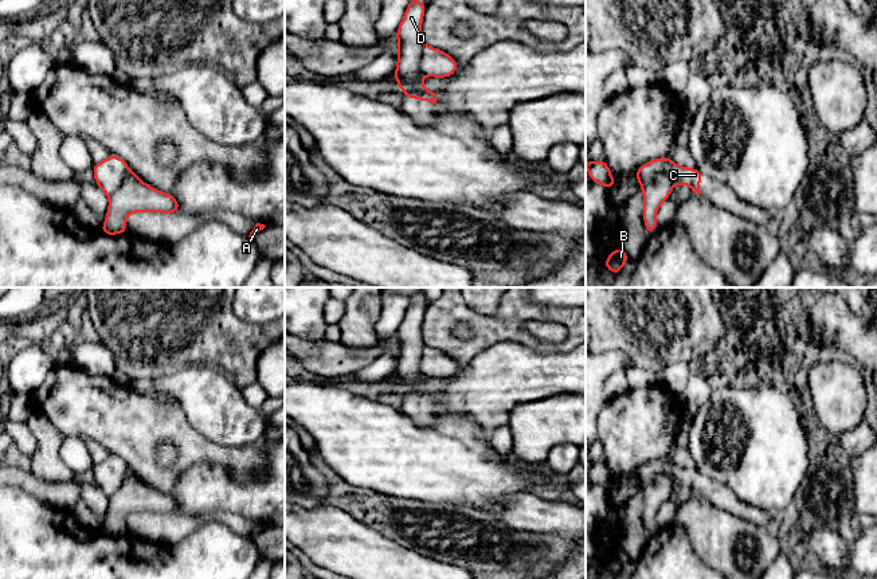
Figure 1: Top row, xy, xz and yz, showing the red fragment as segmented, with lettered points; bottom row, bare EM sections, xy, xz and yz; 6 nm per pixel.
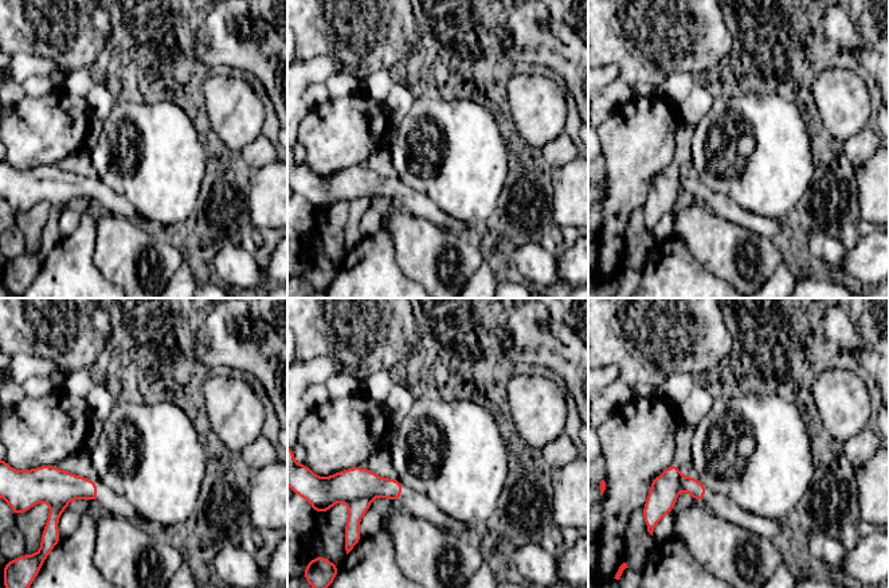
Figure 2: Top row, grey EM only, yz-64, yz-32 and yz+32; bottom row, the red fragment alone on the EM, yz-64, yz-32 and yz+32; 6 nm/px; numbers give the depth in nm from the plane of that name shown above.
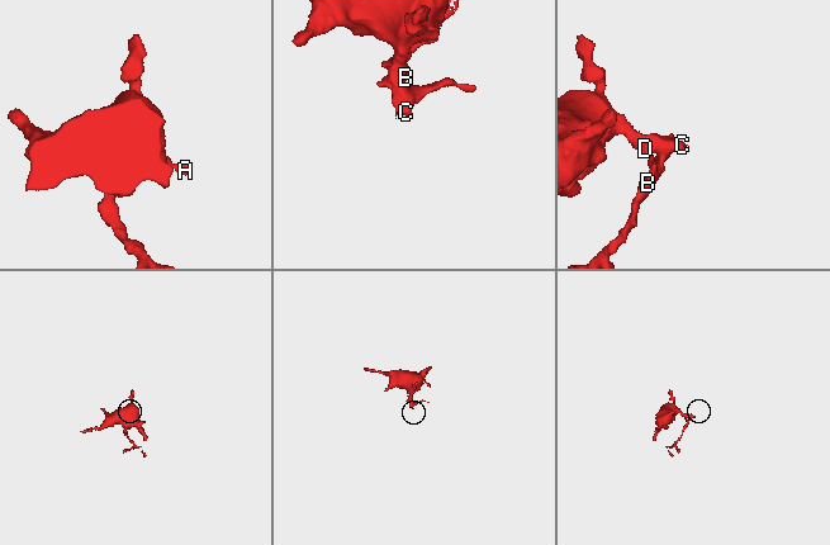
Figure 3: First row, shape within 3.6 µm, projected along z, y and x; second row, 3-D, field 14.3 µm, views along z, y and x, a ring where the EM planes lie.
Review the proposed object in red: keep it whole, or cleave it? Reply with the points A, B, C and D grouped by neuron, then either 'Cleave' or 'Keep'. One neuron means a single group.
Groups: A B / C D. Cleave

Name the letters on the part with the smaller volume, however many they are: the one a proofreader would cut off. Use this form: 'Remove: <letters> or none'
Remove: A, B

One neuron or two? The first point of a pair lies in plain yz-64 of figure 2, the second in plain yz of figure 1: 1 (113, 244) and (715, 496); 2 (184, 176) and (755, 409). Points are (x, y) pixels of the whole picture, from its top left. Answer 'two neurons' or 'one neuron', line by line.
1: two neurons
2: one neuron

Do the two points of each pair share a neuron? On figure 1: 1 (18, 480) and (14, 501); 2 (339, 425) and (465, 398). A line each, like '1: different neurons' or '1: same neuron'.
1: different neurons
2: different neurons

